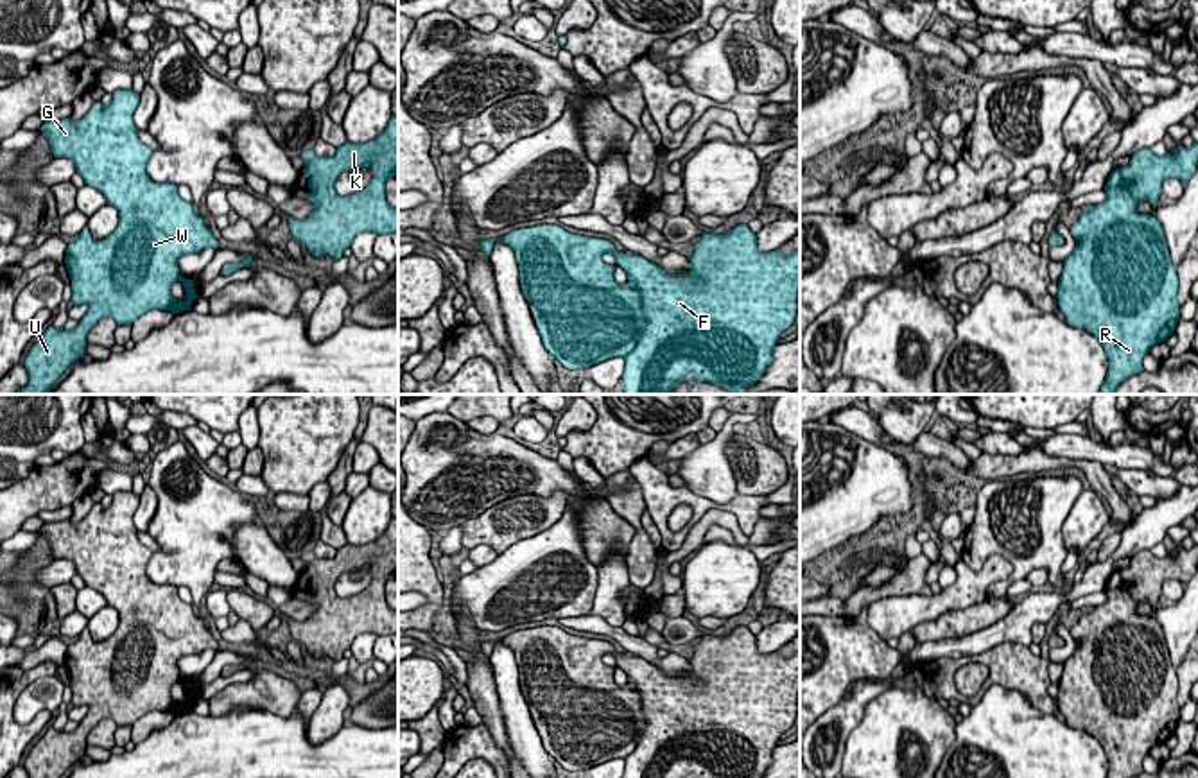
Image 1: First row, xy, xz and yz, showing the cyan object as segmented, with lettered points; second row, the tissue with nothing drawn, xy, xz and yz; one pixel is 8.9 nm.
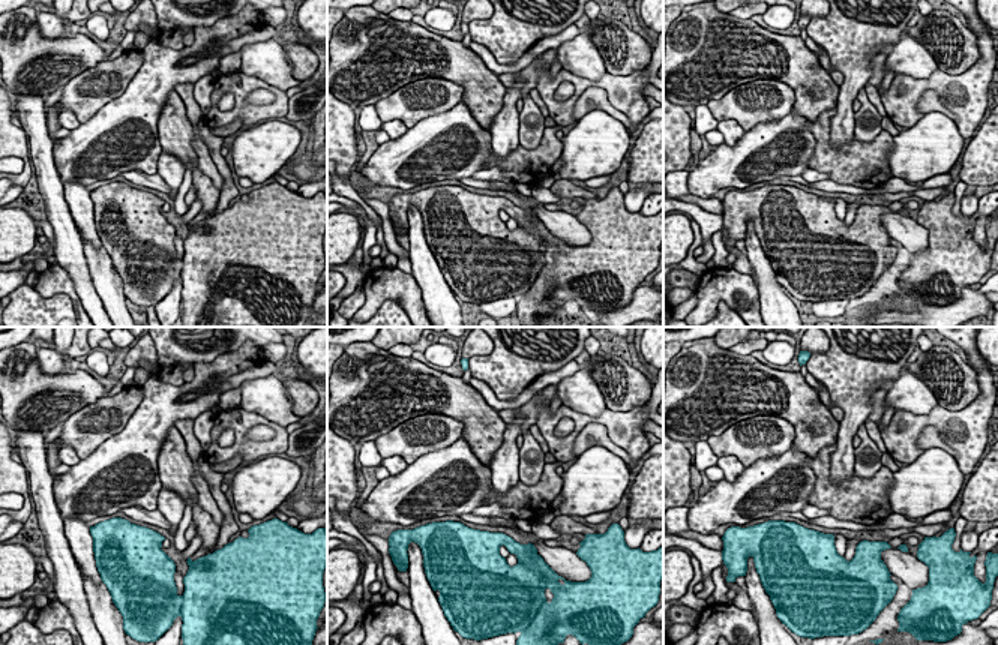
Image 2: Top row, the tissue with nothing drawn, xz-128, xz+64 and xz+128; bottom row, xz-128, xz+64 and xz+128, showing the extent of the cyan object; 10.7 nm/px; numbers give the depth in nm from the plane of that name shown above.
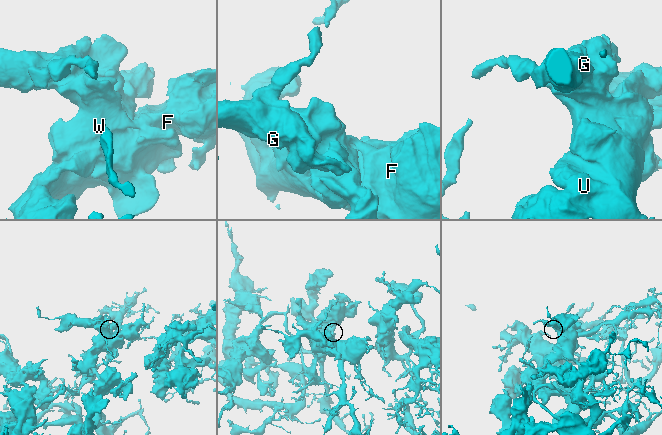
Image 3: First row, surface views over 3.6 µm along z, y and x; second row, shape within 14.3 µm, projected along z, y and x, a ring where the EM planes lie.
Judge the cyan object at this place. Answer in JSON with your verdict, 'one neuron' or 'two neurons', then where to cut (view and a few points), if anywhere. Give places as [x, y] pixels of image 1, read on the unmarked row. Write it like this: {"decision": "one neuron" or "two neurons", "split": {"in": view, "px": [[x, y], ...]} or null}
{"decision": "one neuron", "split": null}

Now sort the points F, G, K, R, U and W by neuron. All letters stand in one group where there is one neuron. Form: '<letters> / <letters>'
F G K R U W

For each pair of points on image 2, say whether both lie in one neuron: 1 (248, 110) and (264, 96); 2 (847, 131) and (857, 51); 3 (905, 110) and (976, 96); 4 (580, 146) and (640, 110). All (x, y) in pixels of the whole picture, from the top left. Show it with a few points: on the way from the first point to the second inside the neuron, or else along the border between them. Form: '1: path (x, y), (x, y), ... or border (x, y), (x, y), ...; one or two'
1: border (275, 95), (267, 104), (245, 102); two
2: path (845, 111), (847, 93), (856, 78), (856, 71); one
3: path (917, 90), (923, 84), (956, 84); one
4: border (625, 128), (629, 135); two

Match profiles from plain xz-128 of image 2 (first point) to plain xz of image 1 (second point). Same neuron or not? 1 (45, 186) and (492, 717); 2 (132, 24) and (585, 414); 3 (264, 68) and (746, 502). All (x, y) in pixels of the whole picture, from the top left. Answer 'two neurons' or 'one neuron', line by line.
1: one neuron
2: one neuron
3: two neurons

